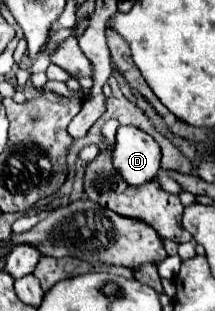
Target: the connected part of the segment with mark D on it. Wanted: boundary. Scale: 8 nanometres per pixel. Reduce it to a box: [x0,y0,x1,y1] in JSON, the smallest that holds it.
[112,126,160,186]

